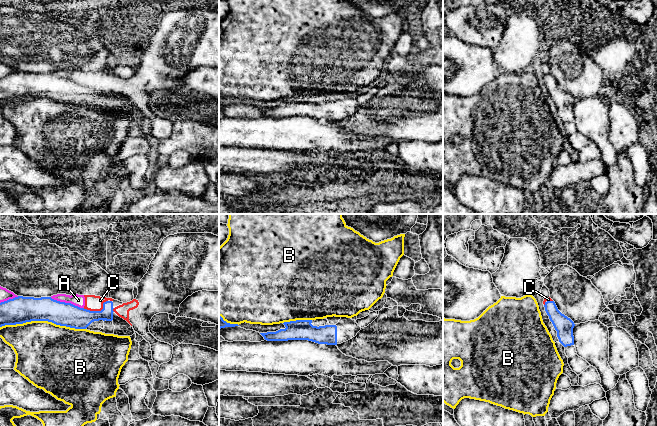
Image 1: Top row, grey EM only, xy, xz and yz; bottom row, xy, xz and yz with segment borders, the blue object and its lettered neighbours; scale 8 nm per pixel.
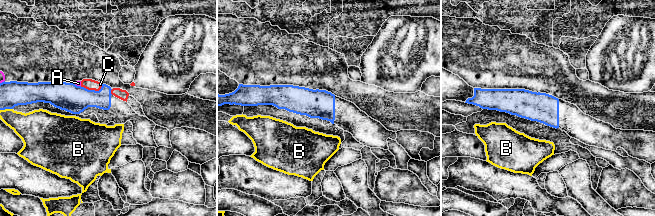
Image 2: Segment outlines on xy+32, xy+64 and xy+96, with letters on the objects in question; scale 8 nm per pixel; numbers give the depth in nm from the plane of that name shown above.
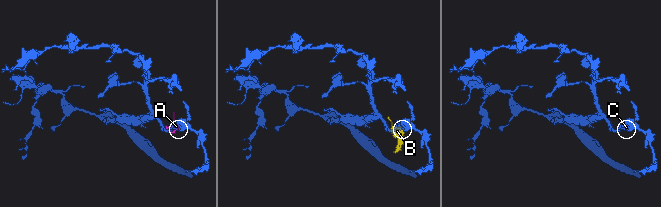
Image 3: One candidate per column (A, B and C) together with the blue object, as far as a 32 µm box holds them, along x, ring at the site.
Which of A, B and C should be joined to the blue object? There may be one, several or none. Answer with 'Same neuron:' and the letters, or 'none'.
Same neuron: none

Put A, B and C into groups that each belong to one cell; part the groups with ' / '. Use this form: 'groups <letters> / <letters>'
groups A C / B

